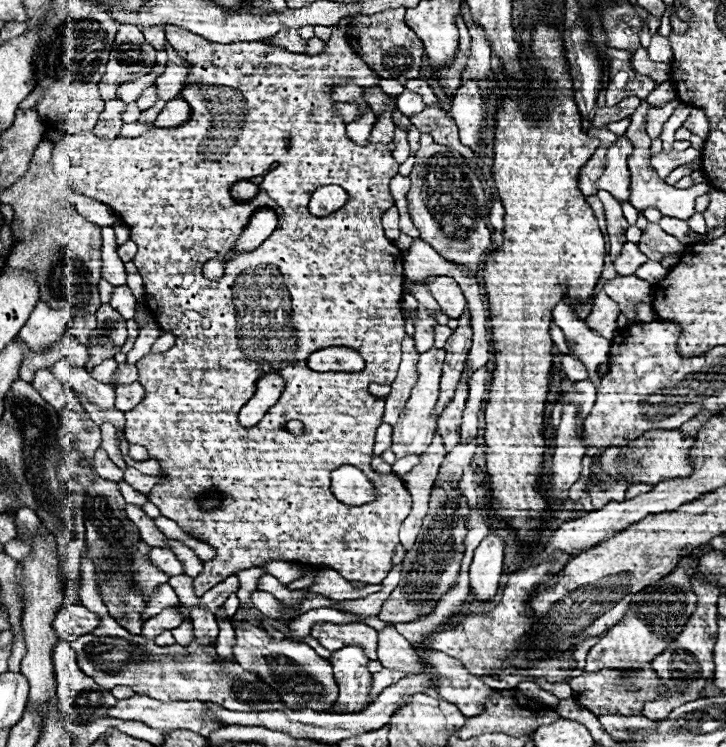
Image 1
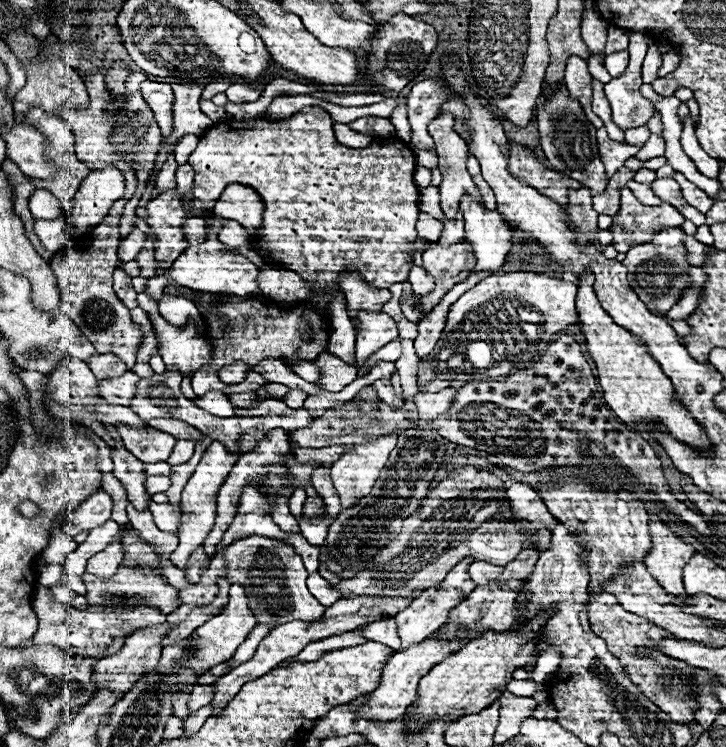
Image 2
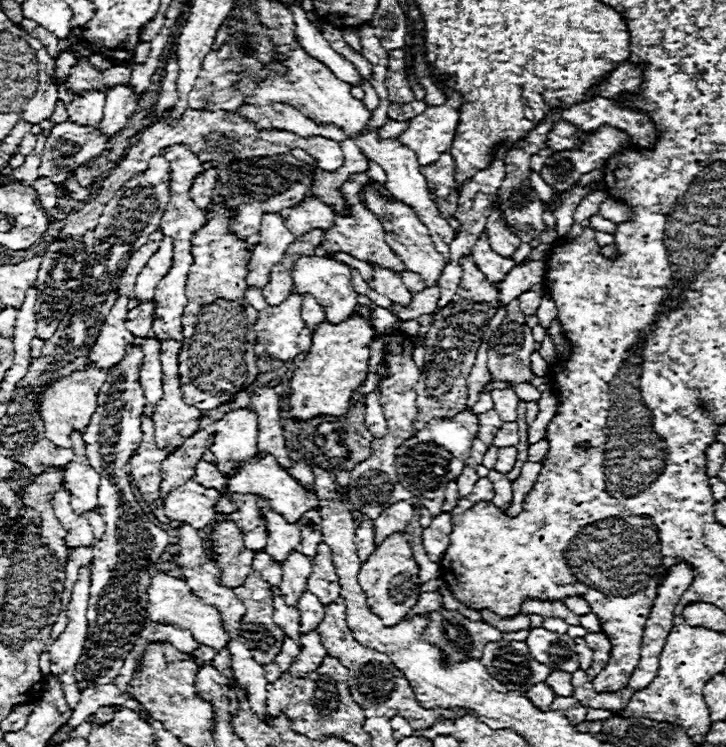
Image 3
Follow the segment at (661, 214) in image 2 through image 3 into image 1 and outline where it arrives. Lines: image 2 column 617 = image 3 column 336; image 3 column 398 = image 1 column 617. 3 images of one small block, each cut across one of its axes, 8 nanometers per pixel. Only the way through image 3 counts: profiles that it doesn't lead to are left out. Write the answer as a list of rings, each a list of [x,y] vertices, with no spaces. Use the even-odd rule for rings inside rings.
[[[626,242],[624,248],[622,248],[622,254],[614,262],[614,266],[616,266],[620,276],[632,276],[644,262],[648,262],[648,256],[642,254],[636,244]]]

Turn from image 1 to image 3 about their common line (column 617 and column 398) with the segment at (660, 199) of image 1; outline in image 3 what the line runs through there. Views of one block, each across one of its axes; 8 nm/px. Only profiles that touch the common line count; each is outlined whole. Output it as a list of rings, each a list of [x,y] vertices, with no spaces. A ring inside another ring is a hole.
[[[388,120],[388,122],[382,126],[382,130],[380,130],[380,138],[396,138],[396,136],[402,134],[406,128],[408,128],[408,122]]]

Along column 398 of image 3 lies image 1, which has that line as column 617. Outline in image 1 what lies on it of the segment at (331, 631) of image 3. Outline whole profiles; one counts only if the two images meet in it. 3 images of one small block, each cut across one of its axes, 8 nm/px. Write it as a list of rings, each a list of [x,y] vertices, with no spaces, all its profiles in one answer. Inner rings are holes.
[[[650,666],[636,672],[604,668],[600,672],[582,672],[582,676],[570,680],[570,686],[574,690],[574,698],[596,716],[638,716],[642,714],[644,702],[658,698],[656,692],[660,688],[660,680]]]

